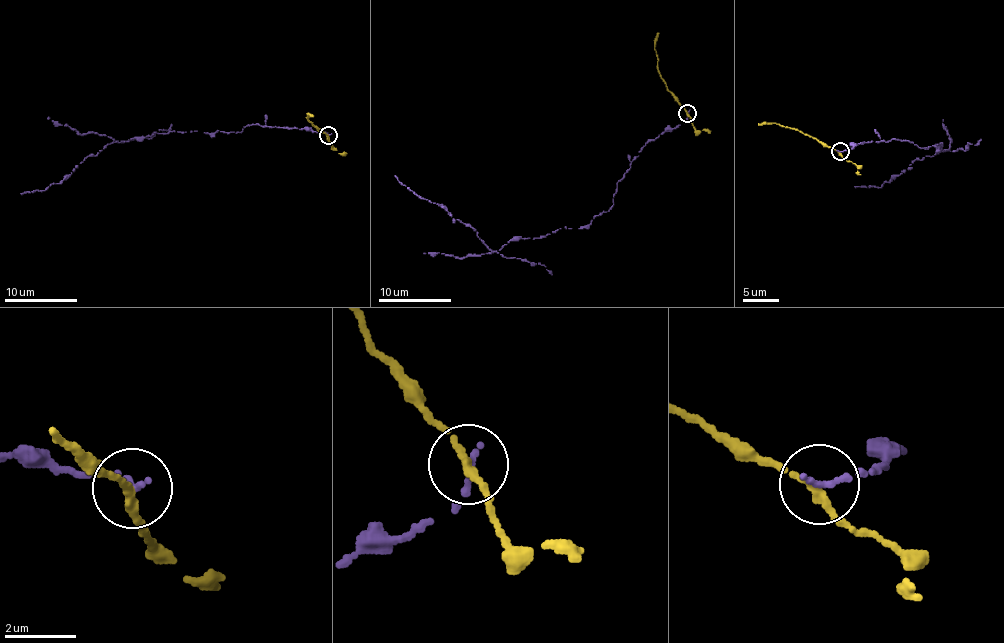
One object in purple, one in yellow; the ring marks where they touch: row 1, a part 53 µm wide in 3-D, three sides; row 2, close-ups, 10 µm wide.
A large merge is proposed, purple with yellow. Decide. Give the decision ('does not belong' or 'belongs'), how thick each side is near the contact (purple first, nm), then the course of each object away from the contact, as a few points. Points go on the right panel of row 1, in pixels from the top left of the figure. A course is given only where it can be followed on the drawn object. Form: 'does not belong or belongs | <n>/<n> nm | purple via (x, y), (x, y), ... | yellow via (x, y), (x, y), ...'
does not belong | 200/240 nm | purple via (840, 152), (873, 140), (909, 140), (949, 149), (915, 160), (878, 186), (854, 187) | yellow via (839, 152), (793, 128), (775, 123), (759, 125)

